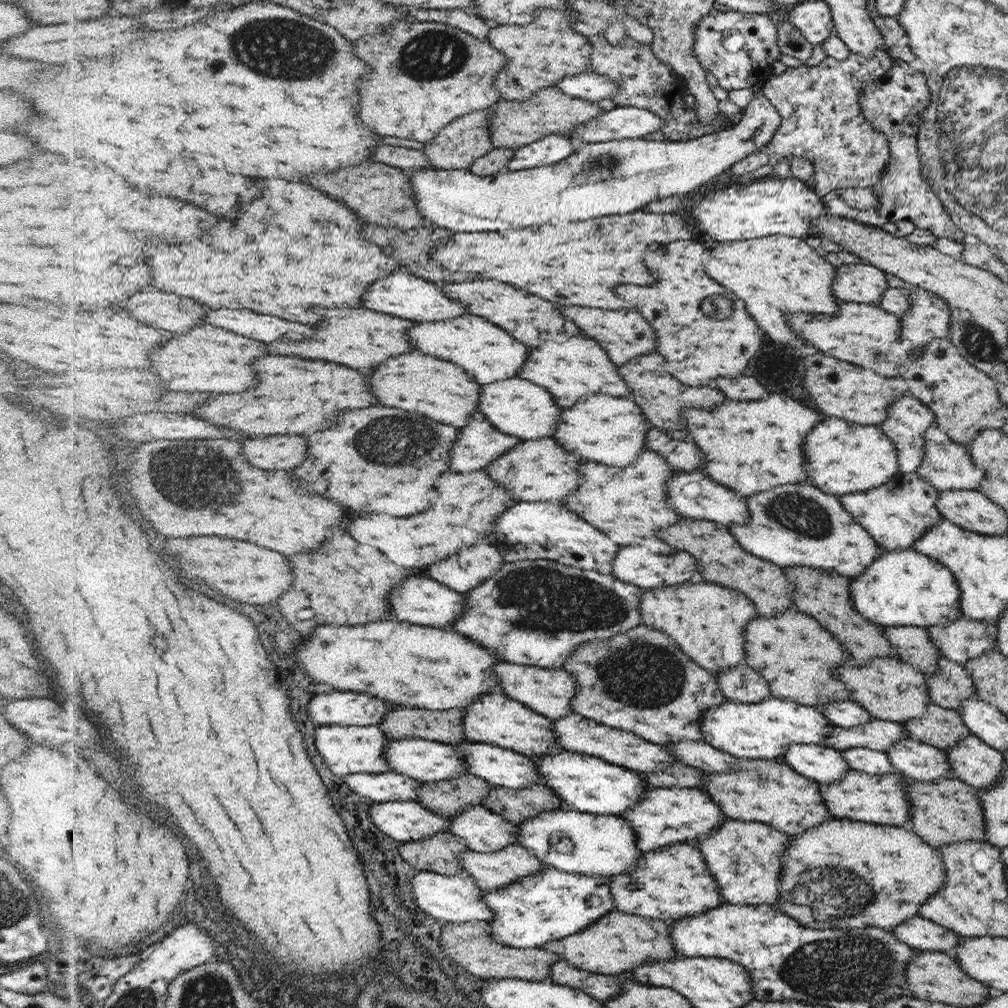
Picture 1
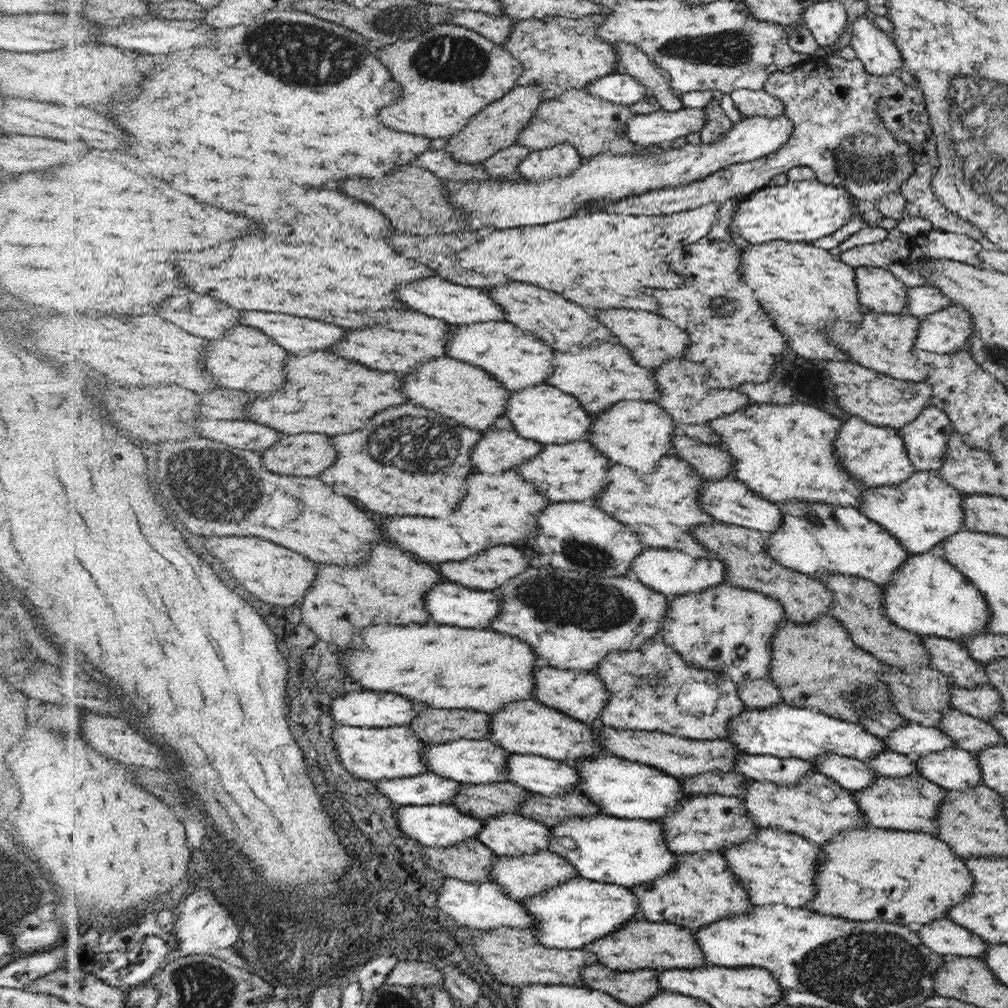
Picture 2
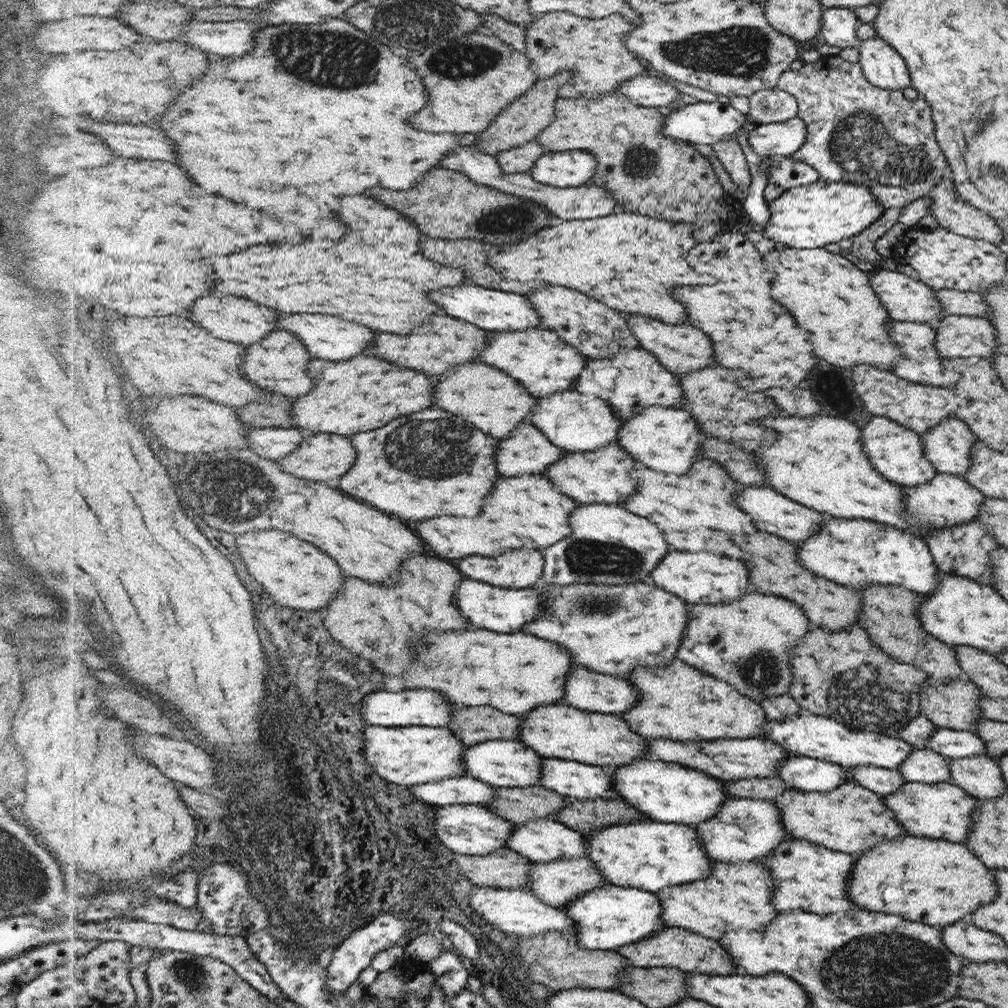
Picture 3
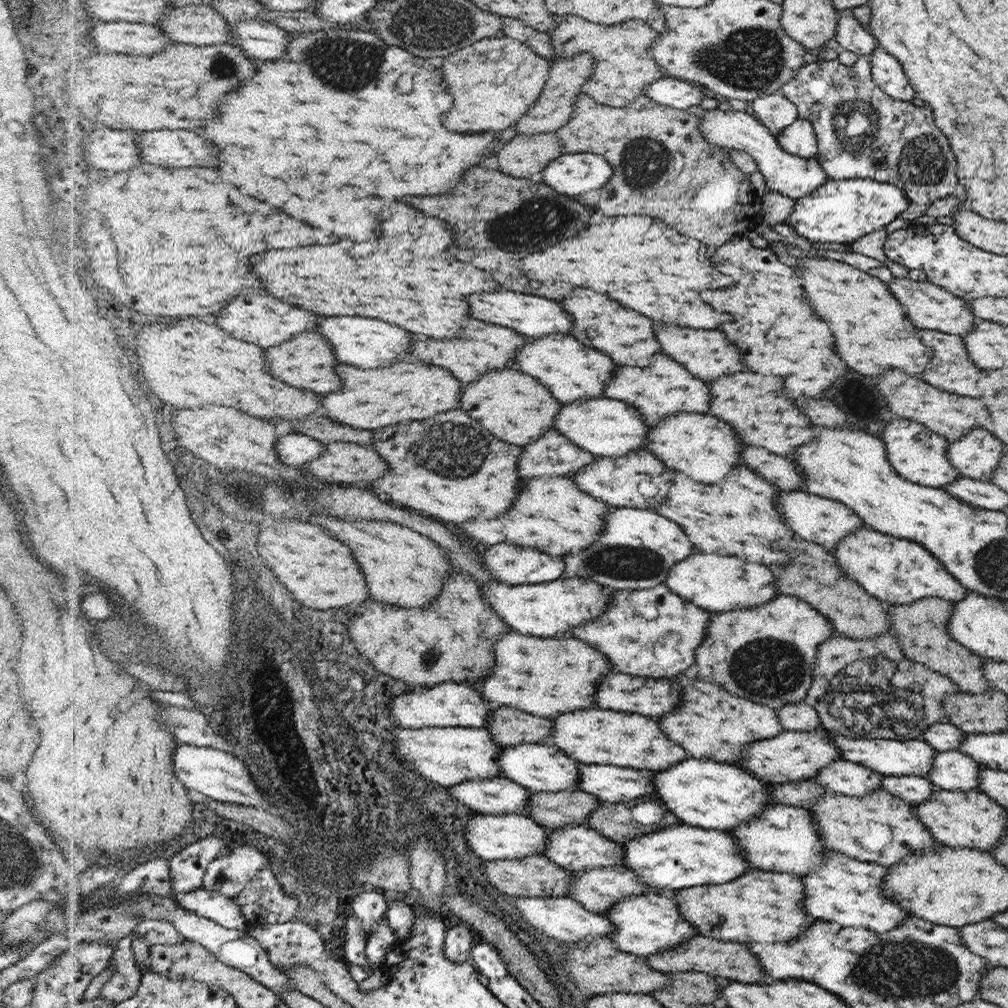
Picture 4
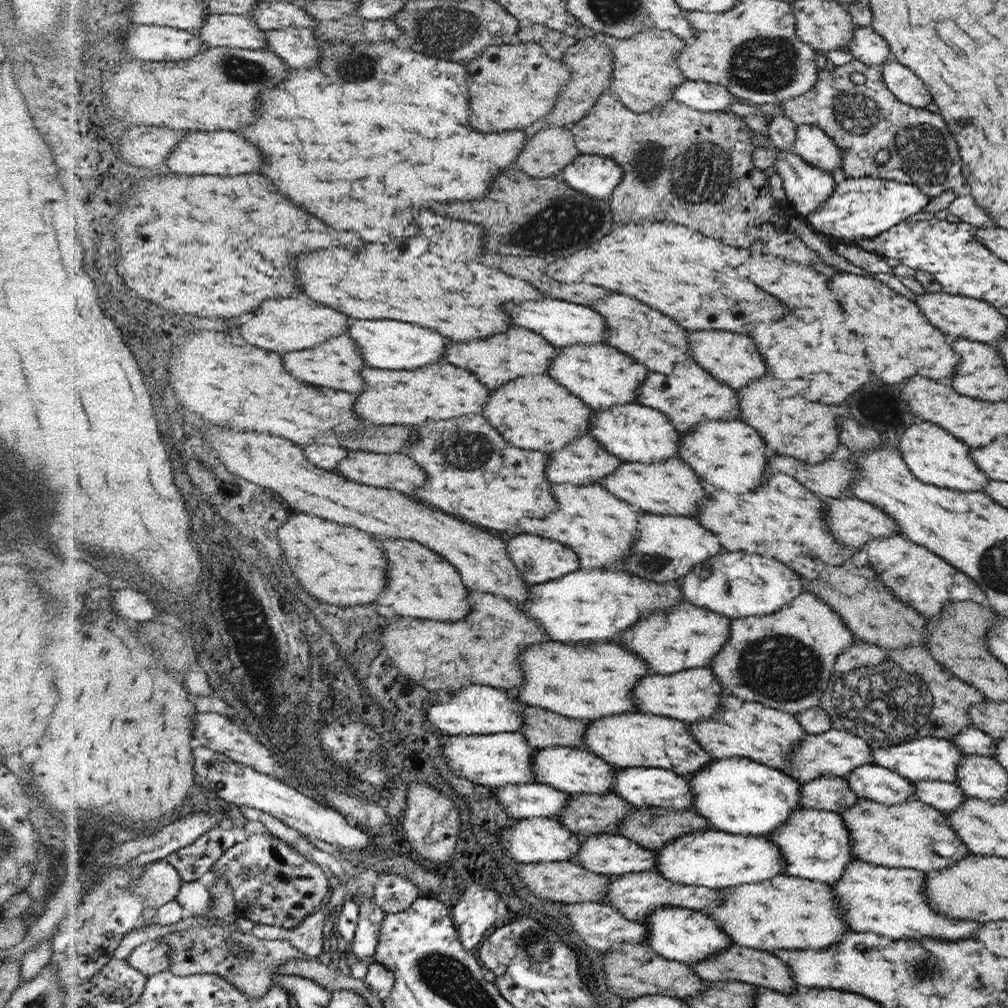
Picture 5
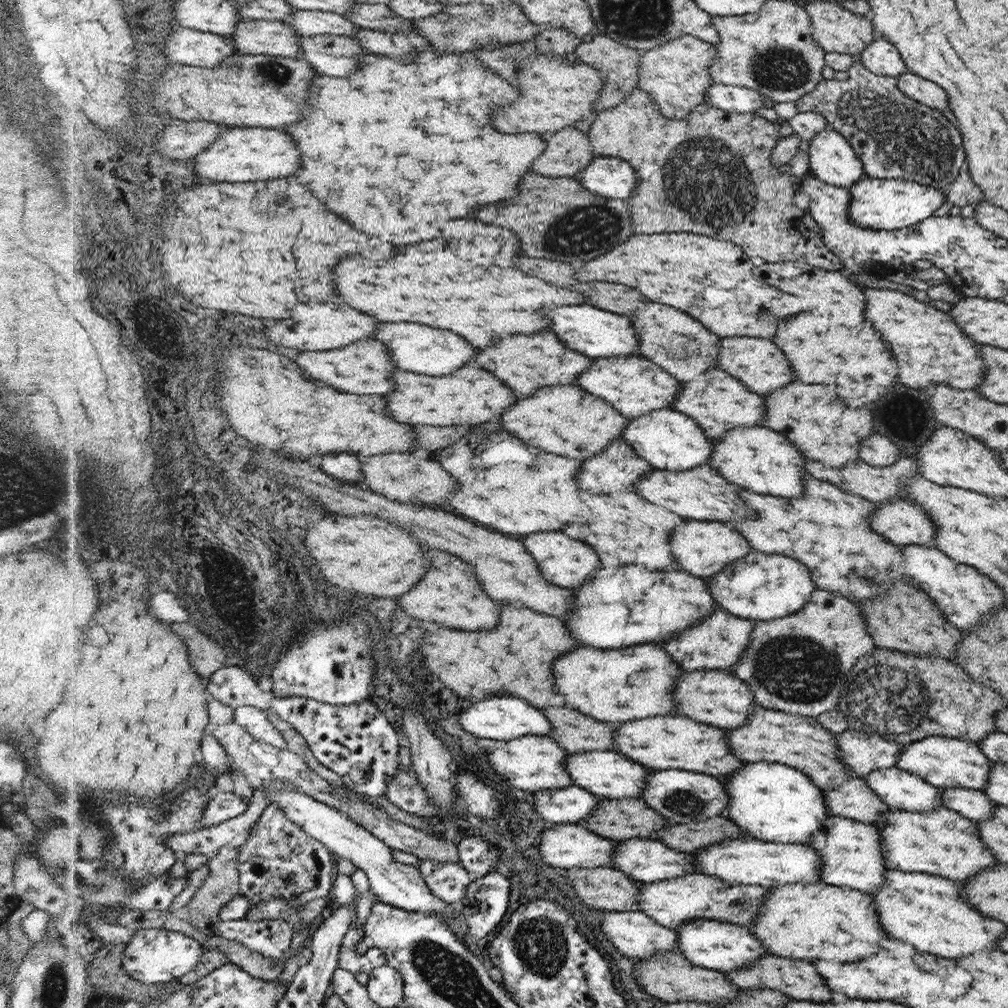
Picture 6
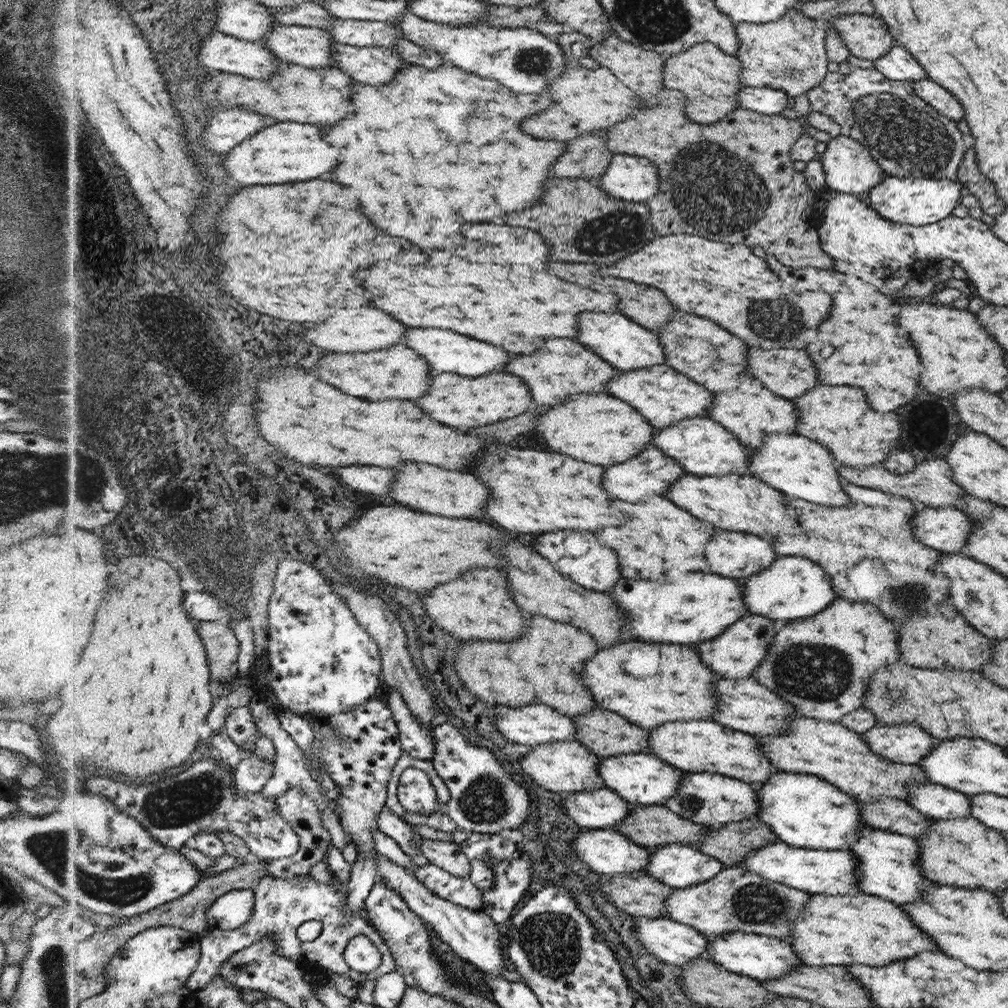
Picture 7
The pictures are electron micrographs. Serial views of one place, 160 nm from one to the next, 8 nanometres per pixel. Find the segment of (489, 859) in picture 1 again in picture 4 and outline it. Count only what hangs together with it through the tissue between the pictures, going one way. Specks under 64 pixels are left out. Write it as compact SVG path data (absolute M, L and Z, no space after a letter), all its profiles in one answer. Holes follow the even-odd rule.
M622 865L607 866L606 868L592 868L590 870L569 870L571 874L571 889L569 896L572 900L580 902L587 911L595 912L602 915L615 905L621 898L632 896L634 894L648 894L655 892L656 894L666 895L668 898L674 899L679 890L662 890L648 885L638 878L637 874L628 867Z

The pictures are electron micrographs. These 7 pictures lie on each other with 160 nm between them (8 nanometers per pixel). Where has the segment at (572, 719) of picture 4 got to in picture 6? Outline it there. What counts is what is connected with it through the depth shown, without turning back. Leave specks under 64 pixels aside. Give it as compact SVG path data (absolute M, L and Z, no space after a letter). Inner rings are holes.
M666 715L623 722L617 725L615 749L652 771L687 770L719 778L733 776L746 762L738 758L727 741L727 732L720 727L696 722L688 717Z

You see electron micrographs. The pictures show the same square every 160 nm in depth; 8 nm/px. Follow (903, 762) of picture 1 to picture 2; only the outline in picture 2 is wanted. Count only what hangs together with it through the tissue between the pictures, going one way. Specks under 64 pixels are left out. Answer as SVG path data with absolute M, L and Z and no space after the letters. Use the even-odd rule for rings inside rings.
M956 746L920 755L917 767L918 774L947 790L966 790L983 784L977 755Z

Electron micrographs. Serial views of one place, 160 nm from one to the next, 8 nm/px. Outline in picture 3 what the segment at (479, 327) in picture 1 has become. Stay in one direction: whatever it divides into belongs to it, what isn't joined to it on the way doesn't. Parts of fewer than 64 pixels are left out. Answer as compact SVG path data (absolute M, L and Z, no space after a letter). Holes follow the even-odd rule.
M539 327L514 332L494 330L491 333L493 337L477 361L507 372L537 398L552 396L572 388L589 360L589 357L584 356L553 330Z

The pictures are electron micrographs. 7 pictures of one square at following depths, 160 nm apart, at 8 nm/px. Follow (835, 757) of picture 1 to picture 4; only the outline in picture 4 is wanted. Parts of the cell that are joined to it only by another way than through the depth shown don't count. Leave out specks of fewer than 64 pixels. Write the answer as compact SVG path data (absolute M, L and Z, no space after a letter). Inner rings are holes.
M883 775L882 786L890 794L904 799L912 805L926 802L937 789L934 783L931 783L926 777L918 775Z

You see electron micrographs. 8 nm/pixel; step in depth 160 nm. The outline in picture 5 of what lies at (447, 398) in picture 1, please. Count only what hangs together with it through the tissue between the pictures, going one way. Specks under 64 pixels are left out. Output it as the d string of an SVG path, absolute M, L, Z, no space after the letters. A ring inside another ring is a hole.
M548 374L520 376L492 392L484 416L488 422L514 446L541 453L556 452L589 432L589 422L595 411L567 387Z

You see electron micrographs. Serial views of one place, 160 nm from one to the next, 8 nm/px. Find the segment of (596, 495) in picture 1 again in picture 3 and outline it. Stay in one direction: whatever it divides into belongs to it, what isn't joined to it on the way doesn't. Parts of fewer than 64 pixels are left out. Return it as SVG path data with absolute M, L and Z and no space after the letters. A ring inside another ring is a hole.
M699 457L693 462L691 470L684 475L667 475L654 468L641 466L637 468L631 474L638 478L640 488L634 496L620 502L620 505L634 514L656 522L667 540L668 550L710 552L742 561L749 558L750 552L743 551L738 546L741 542L739 536L756 533L756 525L751 516L735 501L737 492L744 486L732 478L722 464Z

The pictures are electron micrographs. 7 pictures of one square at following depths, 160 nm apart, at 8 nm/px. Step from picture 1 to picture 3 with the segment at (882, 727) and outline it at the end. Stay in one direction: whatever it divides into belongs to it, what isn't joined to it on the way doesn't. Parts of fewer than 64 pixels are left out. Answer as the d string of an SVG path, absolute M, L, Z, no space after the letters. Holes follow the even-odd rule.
M937 727L935 734L929 738L925 748L935 750L948 759L987 754L987 746L978 734L940 727Z

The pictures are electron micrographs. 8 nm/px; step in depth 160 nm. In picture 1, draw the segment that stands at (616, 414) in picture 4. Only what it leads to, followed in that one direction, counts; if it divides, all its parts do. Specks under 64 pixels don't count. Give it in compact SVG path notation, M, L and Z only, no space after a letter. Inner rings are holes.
M509 378L481 385L479 412L501 431L519 438L521 441L553 438L563 410L560 400L543 386L521 378Z

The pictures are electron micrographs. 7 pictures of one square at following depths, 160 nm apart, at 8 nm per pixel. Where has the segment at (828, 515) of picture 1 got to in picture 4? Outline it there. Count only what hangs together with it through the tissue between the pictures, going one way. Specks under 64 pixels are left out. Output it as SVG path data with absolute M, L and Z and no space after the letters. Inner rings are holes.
M868 527L856 531L832 551L840 570L885 605L910 605L929 597L954 604L964 599L967 587L919 543L895 538Z

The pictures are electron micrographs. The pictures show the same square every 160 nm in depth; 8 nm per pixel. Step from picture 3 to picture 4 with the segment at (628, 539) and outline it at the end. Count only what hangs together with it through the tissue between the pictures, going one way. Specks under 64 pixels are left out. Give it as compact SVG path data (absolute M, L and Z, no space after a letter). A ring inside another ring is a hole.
M611 507L605 514L604 533L599 542L590 549L562 556L566 564L563 579L588 579L614 591L645 590L664 583L672 567L695 554L695 546L679 523L650 510Z

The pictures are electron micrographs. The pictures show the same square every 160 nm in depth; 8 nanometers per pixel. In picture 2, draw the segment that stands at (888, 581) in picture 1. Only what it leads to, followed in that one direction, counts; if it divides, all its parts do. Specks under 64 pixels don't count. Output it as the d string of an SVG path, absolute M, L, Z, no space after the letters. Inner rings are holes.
M932 551L908 557L893 575L893 580L881 586L887 617L904 630L920 636L938 636L959 642L987 631L992 613L979 587L944 557L938 558Z

